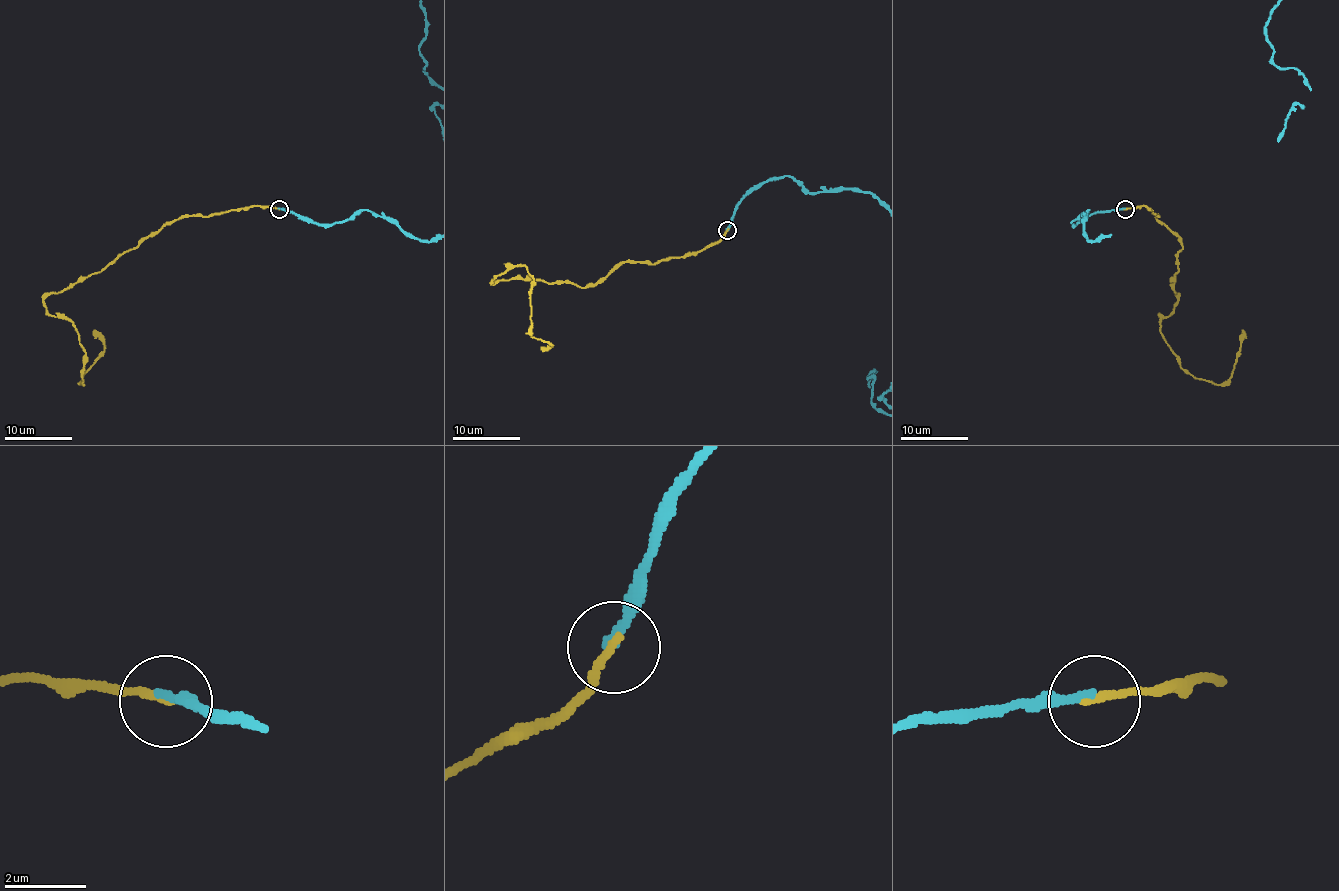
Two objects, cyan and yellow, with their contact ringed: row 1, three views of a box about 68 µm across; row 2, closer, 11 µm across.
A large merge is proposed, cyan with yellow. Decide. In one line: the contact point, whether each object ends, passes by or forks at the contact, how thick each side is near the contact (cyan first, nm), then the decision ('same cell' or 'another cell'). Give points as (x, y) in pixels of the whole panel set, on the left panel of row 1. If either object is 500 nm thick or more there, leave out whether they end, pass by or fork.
place (279, 209); cyan ends; yellow ends; calibres 220 and 200 nm; another cell

